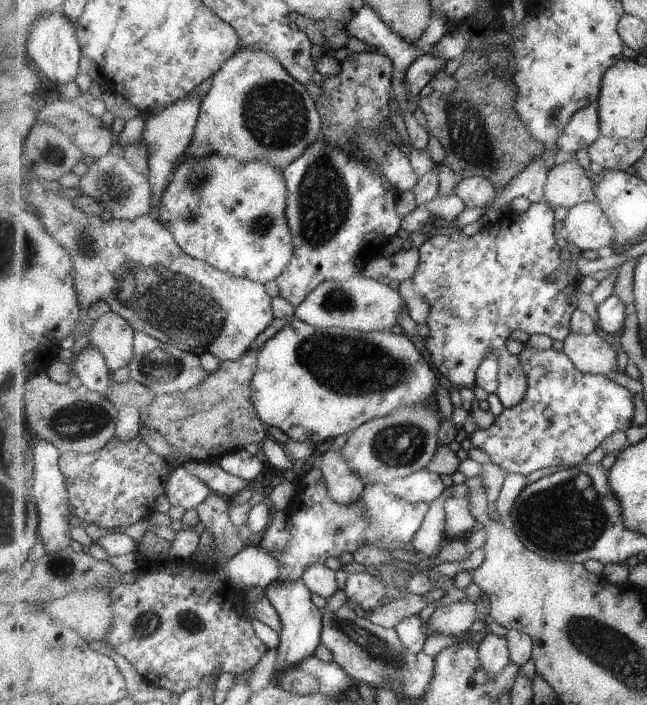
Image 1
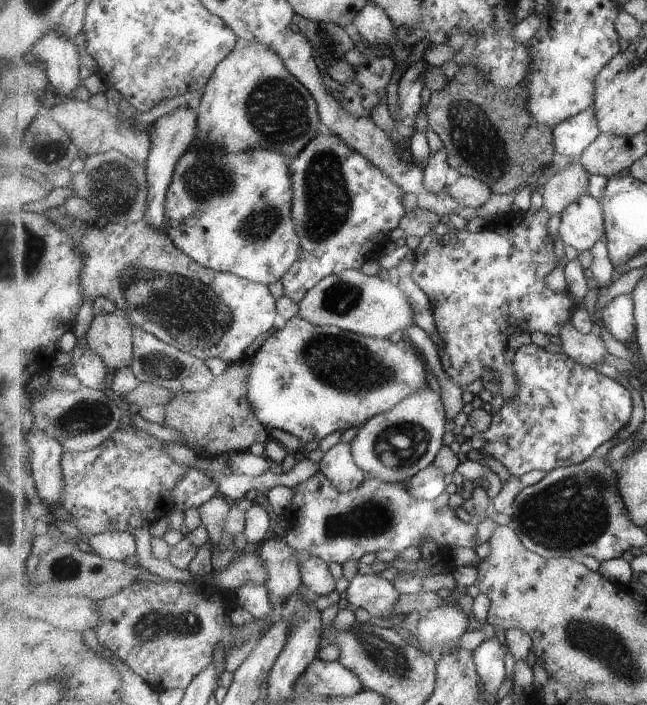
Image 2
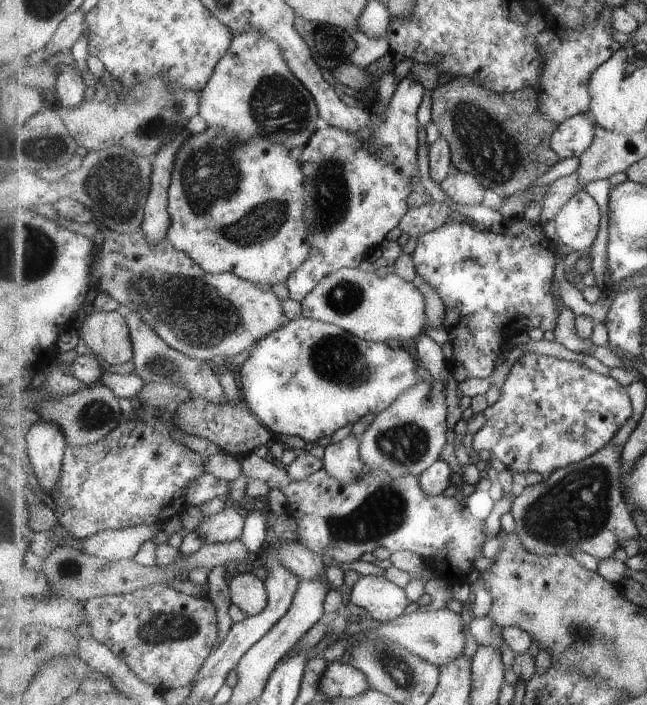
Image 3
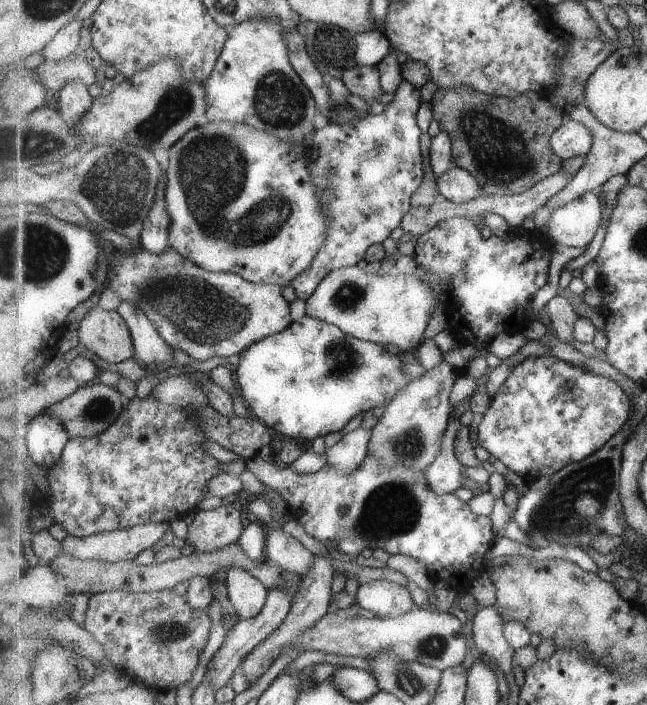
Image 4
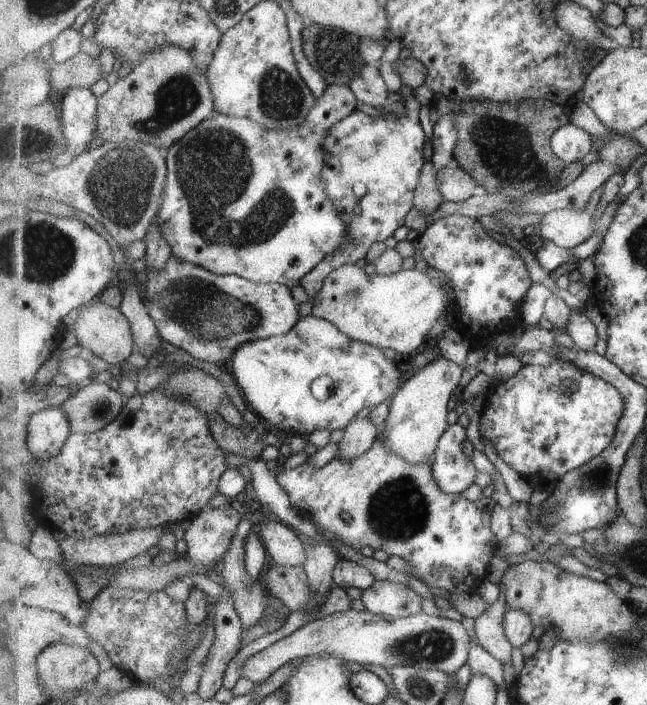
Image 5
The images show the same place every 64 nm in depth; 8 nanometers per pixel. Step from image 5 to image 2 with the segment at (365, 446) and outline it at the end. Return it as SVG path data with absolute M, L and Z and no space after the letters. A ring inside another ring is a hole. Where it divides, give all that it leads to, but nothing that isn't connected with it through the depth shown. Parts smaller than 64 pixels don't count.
M337 443L333 445L319 462L321 471L341 492L357 490L368 476L355 464L351 443Z

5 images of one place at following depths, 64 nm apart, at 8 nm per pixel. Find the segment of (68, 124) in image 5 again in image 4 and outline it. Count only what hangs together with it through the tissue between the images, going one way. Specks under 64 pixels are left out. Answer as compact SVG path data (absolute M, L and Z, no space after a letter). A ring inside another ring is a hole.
M69 82L53 98L59 103L61 114L72 130L83 122L85 114L92 111L95 102L88 86L83 82Z

